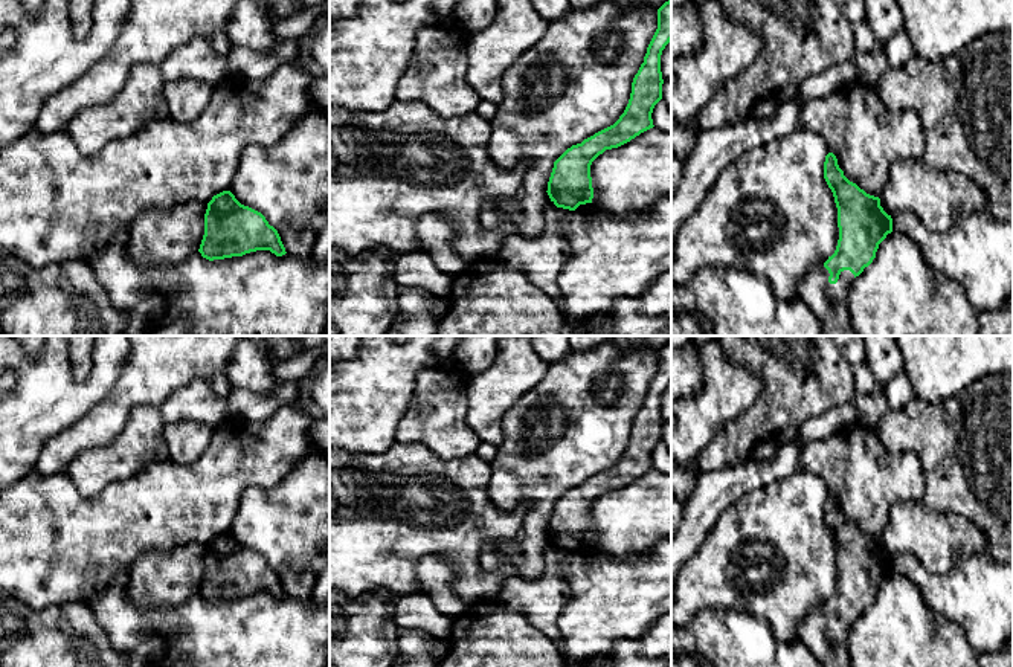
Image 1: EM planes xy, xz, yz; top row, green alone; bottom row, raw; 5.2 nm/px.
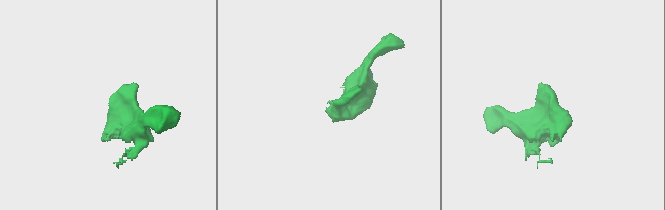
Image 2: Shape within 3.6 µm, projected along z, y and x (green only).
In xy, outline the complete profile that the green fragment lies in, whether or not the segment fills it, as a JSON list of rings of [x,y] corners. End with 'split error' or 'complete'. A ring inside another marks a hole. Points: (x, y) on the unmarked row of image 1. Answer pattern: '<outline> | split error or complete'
[[[230,533],[214,537],[204,556],[201,598],[214,603],[256,592],[287,595],[278,572],[261,554],[241,546]]] | complete

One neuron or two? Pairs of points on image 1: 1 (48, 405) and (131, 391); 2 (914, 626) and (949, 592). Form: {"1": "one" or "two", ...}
{"1": "two", "2": "two"}

